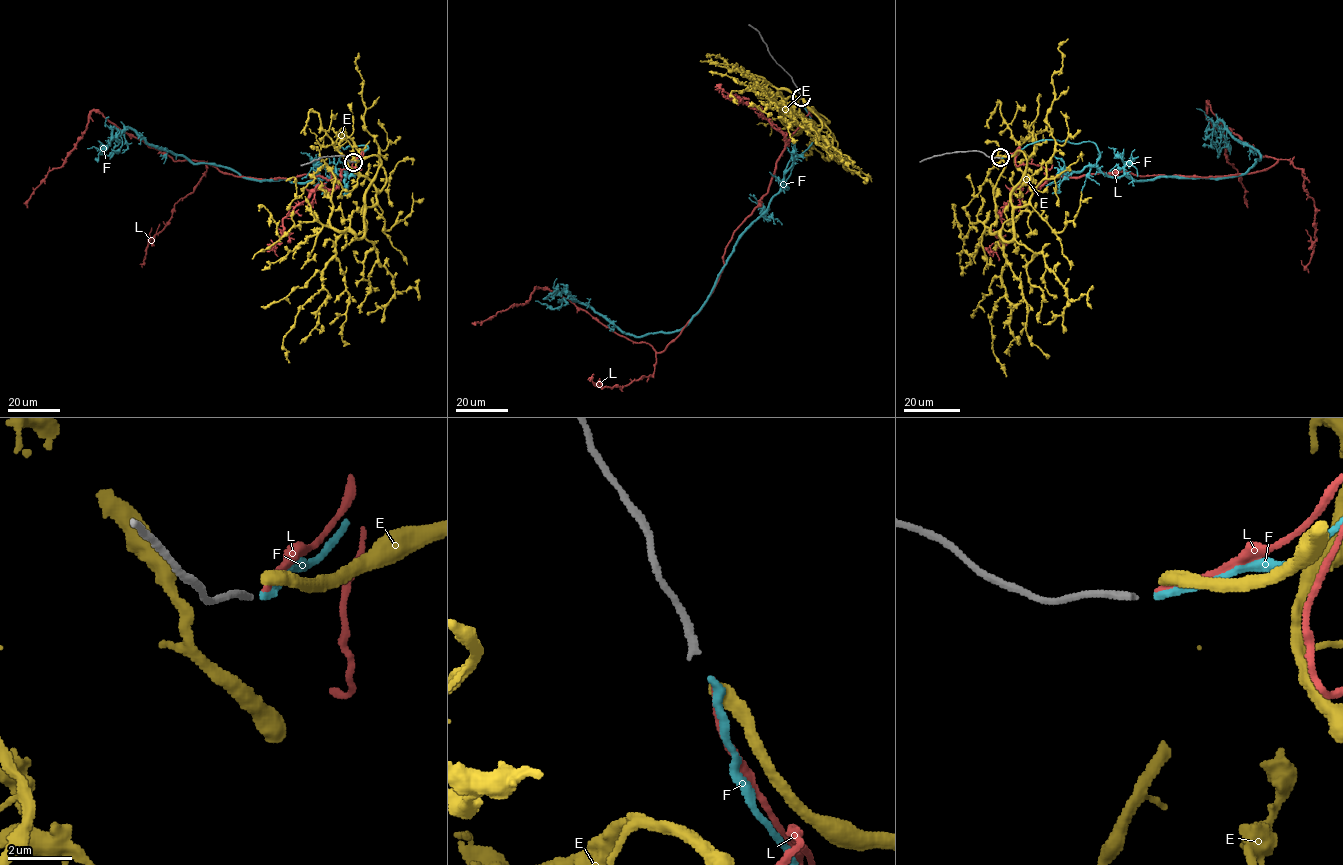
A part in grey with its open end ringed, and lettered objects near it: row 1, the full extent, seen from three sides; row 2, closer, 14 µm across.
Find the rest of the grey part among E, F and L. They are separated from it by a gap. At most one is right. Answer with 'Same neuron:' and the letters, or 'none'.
Same neuron: F

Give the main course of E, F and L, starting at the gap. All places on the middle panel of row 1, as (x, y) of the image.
E: (802, 100), (828, 122), (788, 90), (777, 90), (783, 97), (775, 101), (743, 69), (734, 68)
F: (802, 99), (815, 138), (686, 325), (634, 336), (571, 297), (550, 309), (535, 301)
L: (802, 99), (811, 116), (734, 232), (713, 292), (663, 351), (536, 286), (525, 303), (475, 325)

